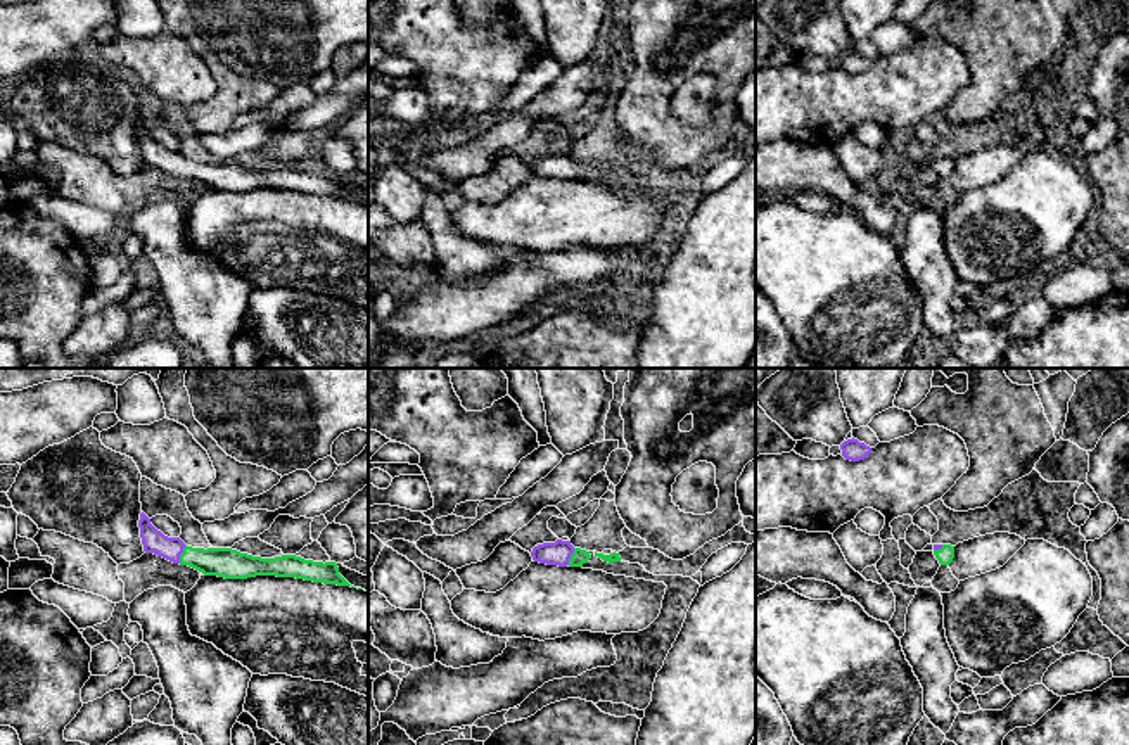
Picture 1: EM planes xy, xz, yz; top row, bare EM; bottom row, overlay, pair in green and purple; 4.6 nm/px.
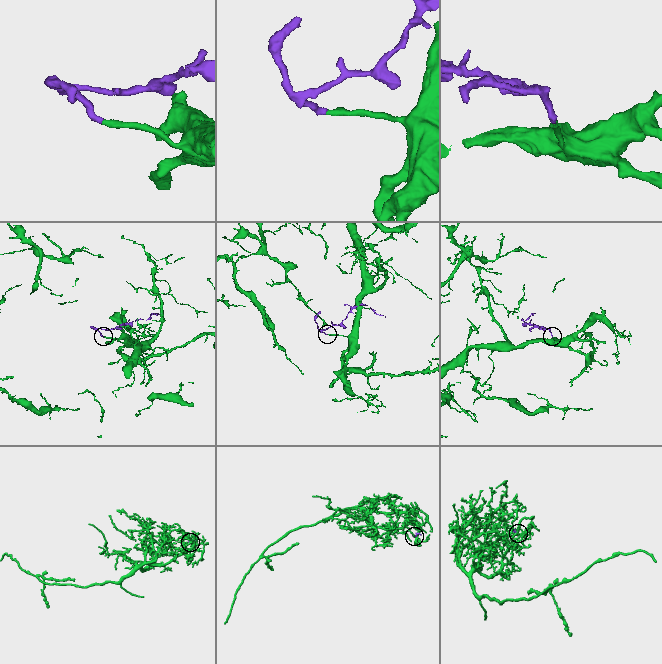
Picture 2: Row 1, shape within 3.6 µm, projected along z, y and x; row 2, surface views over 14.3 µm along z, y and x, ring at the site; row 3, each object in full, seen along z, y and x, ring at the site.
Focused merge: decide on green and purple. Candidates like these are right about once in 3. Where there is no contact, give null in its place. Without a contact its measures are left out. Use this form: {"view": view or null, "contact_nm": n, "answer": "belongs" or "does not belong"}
{"view": "xy", "contact_nm": 90, "answer": "belongs"}

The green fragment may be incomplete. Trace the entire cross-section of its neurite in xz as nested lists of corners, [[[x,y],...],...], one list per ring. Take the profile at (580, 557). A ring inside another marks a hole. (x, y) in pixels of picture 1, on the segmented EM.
[[[557,539],[555,543],[543,543],[533,548],[534,562],[558,567],[583,567],[590,560],[590,551],[574,548],[571,541]]]

